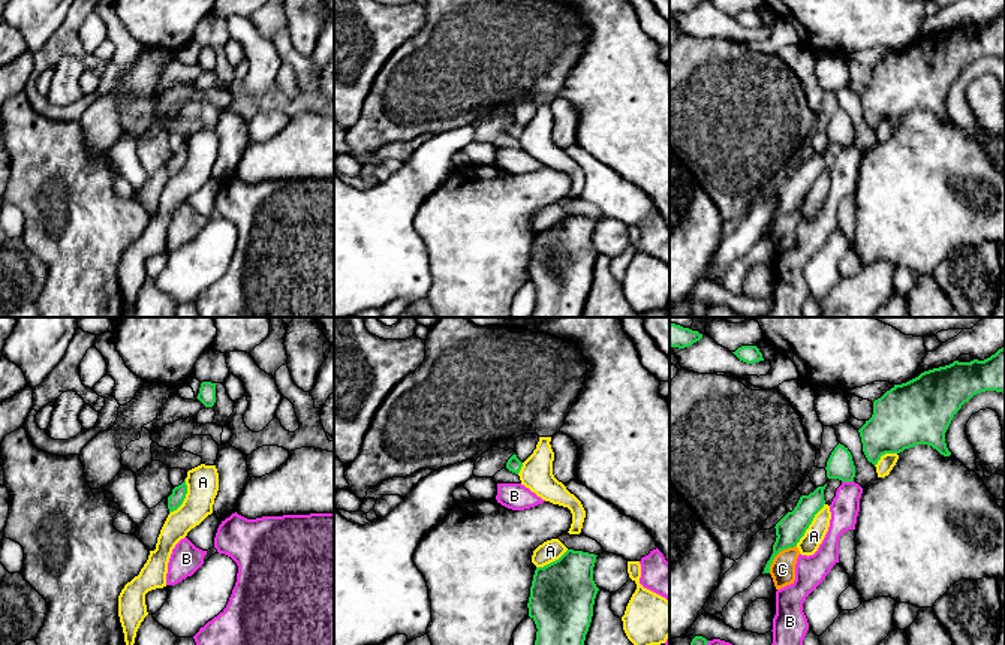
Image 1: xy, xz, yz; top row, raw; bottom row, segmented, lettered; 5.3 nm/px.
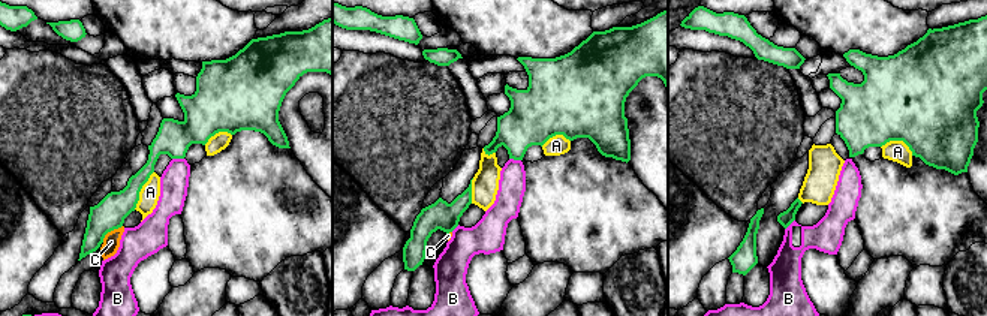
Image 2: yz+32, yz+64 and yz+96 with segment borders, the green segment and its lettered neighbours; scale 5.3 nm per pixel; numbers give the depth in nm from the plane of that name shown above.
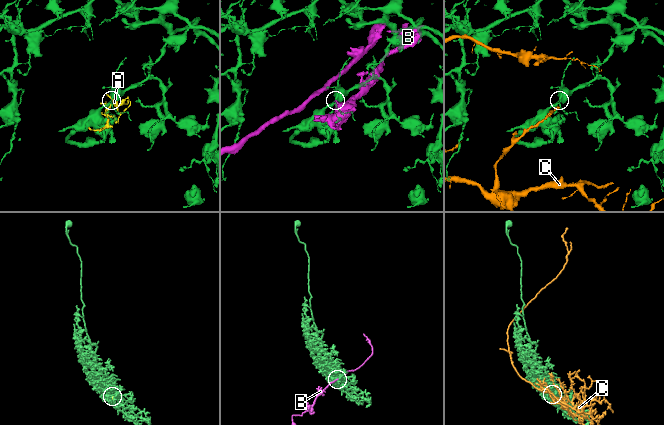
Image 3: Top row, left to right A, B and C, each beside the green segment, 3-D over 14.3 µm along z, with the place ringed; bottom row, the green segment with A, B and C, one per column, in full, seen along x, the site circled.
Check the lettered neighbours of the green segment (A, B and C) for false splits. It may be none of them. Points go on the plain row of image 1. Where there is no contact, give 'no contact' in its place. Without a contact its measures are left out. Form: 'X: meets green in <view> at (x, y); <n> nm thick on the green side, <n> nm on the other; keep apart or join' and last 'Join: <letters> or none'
A: meets green in yz at (811, 187); 150 nm thick on the green side, 110 nm on the other; keep apart
B: meets green in yz at (848, 145); 140 nm thick on the green side, 160 nm on the other; keep apart
C: meets green in yz at (778, 217); 150 nm thick on the green side, 140 nm on the other; keep apart
Join: none

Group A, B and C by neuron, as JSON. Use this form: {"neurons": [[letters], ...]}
{"neurons": [["A"], ["B"], ["C"]]}

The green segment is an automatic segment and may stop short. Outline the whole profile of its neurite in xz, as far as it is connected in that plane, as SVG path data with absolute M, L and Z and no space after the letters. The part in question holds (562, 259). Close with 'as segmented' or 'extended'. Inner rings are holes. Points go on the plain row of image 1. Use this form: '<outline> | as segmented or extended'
M568 214L559 224L536 232L527 268L538 293L530 317L581 316L599 256L593 245L596 221Z | as segmented

